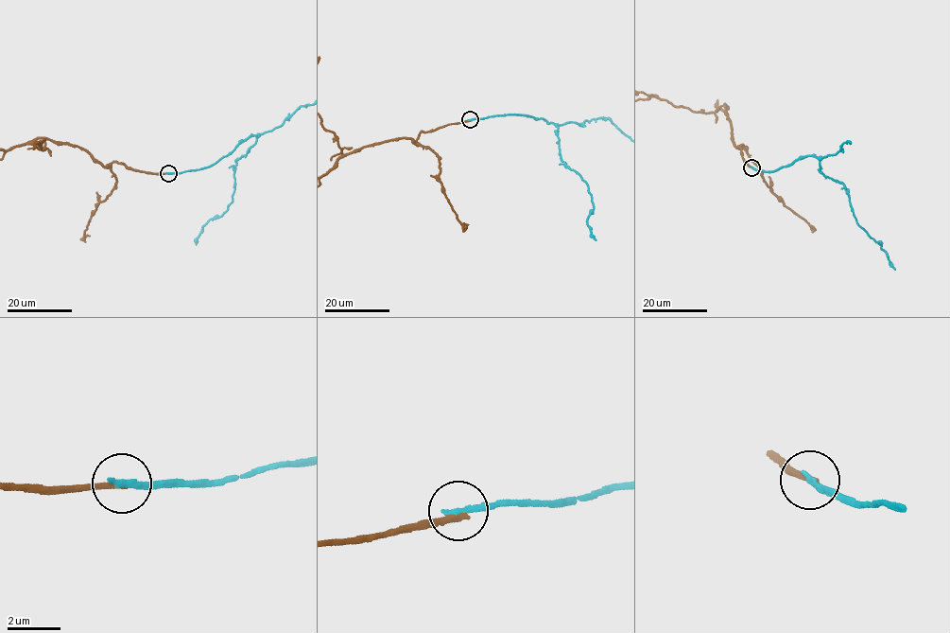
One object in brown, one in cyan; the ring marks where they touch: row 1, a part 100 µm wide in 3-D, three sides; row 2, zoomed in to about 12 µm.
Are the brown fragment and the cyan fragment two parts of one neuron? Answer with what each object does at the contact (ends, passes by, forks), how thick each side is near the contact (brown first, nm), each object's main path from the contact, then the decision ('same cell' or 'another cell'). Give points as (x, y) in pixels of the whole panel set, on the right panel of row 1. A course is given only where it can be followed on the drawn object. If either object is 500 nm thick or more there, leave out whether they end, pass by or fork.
brown ends there; cyan ends there; 280 nm thick on the brown side, 240 nm on the other; cyan runs (751, 167), (772, 172), (807, 156), (816, 157), (820, 171), (844, 184), (856, 222), (879, 242), (895, 270); another cell

